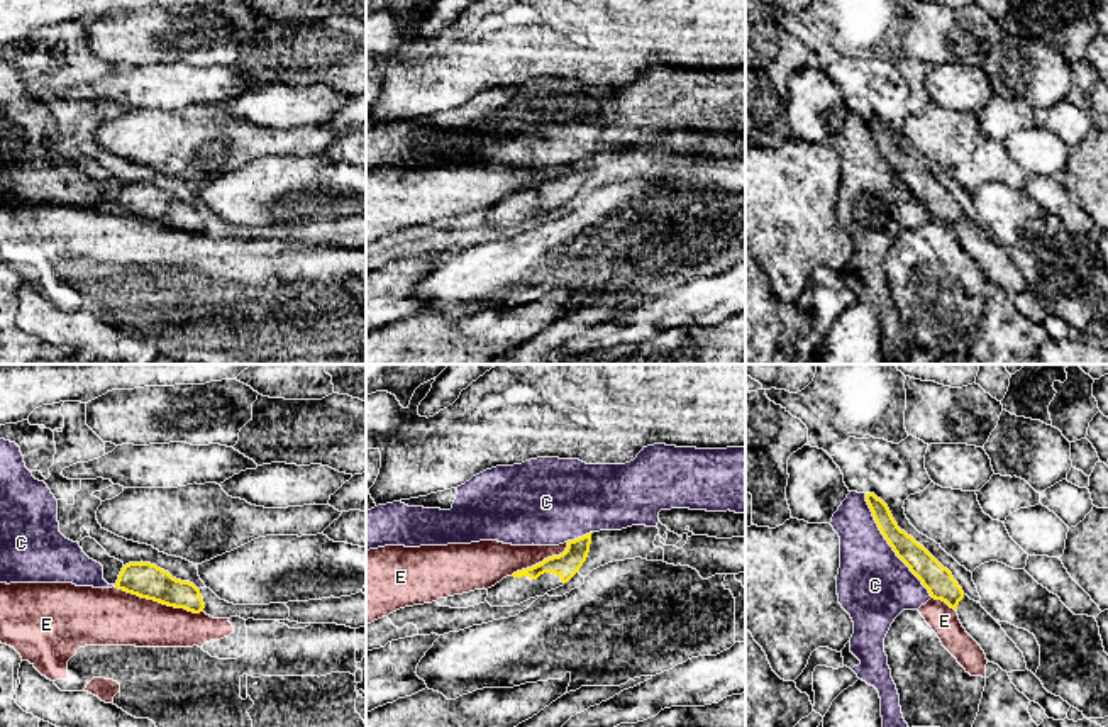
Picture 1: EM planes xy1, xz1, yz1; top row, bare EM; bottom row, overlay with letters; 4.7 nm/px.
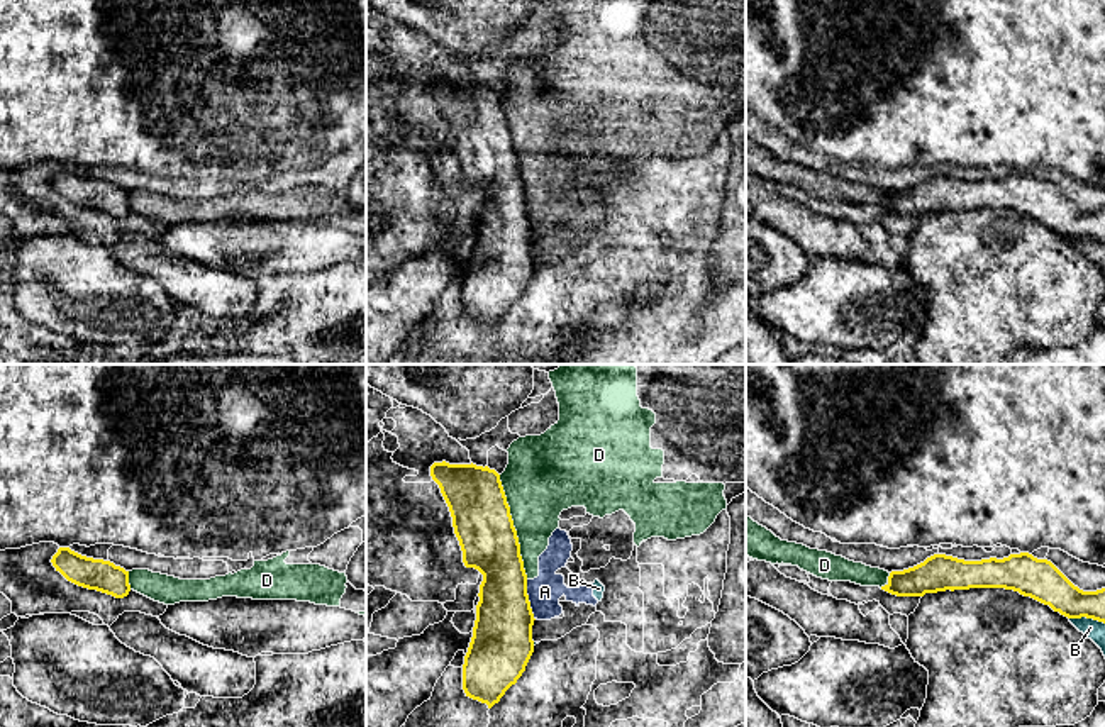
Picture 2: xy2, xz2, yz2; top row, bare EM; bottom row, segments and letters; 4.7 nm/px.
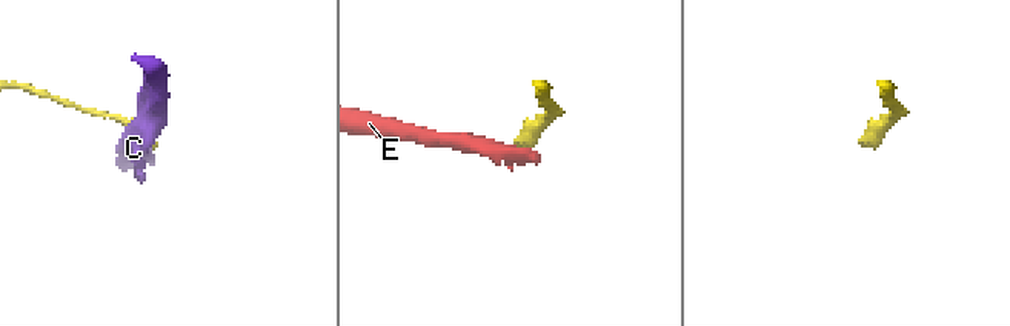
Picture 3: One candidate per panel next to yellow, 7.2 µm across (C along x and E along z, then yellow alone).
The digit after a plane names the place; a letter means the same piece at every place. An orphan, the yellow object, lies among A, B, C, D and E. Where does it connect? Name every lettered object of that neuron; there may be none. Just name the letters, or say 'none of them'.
none of them

